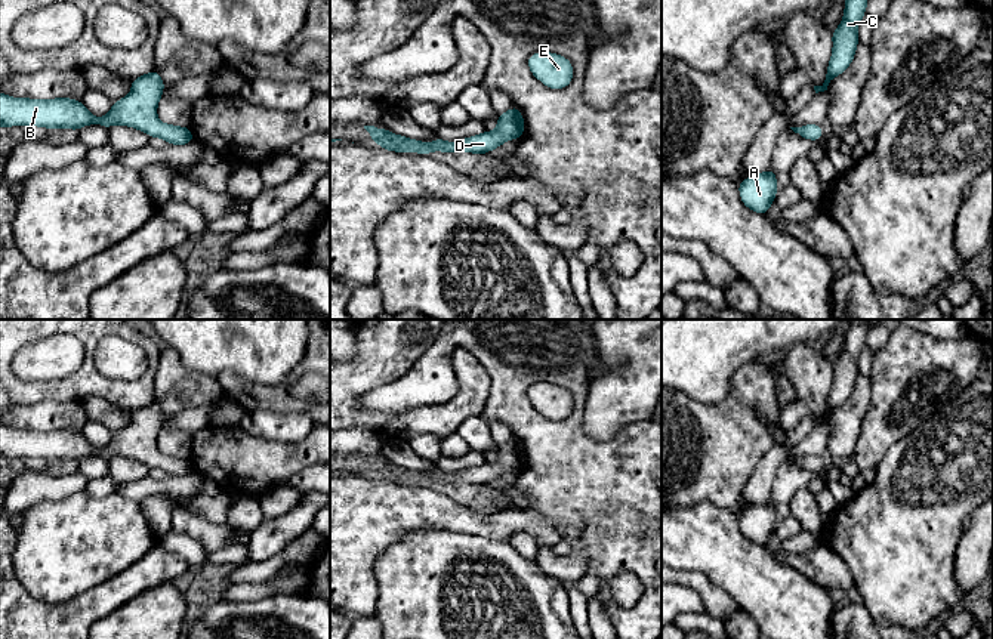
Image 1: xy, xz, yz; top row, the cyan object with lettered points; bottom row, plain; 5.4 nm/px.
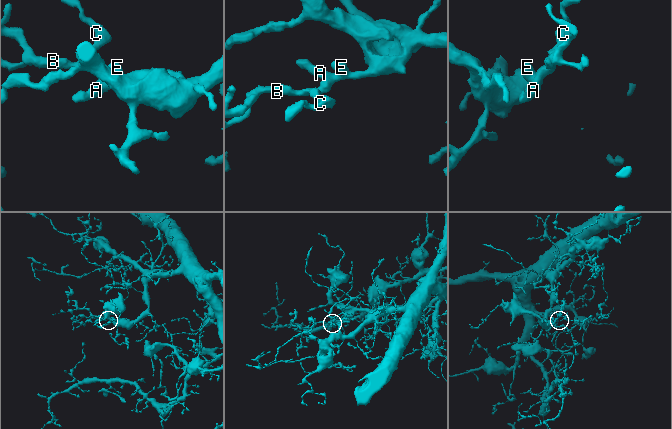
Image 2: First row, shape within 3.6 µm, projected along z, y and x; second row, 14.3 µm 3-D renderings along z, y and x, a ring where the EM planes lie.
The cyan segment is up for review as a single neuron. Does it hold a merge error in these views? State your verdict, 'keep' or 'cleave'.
keep

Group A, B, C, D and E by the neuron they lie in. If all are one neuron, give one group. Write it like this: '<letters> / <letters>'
A B C D E

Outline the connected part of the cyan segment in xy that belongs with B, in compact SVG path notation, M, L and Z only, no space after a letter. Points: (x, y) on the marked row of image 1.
M157 71L132 80L132 92L112 102L111 111L98 118L81 101L70 98L28 99L12 98L0 92L0 127L40 126L47 129L78 130L83 126L114 124L135 127L151 138L161 138L167 143L185 145L194 141L189 127L164 124L157 118L157 104L161 99L164 83Z

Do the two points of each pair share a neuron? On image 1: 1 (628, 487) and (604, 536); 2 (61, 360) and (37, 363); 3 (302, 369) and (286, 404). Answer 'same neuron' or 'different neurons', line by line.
1: same neuron
2: same neuron
3: same neuron

